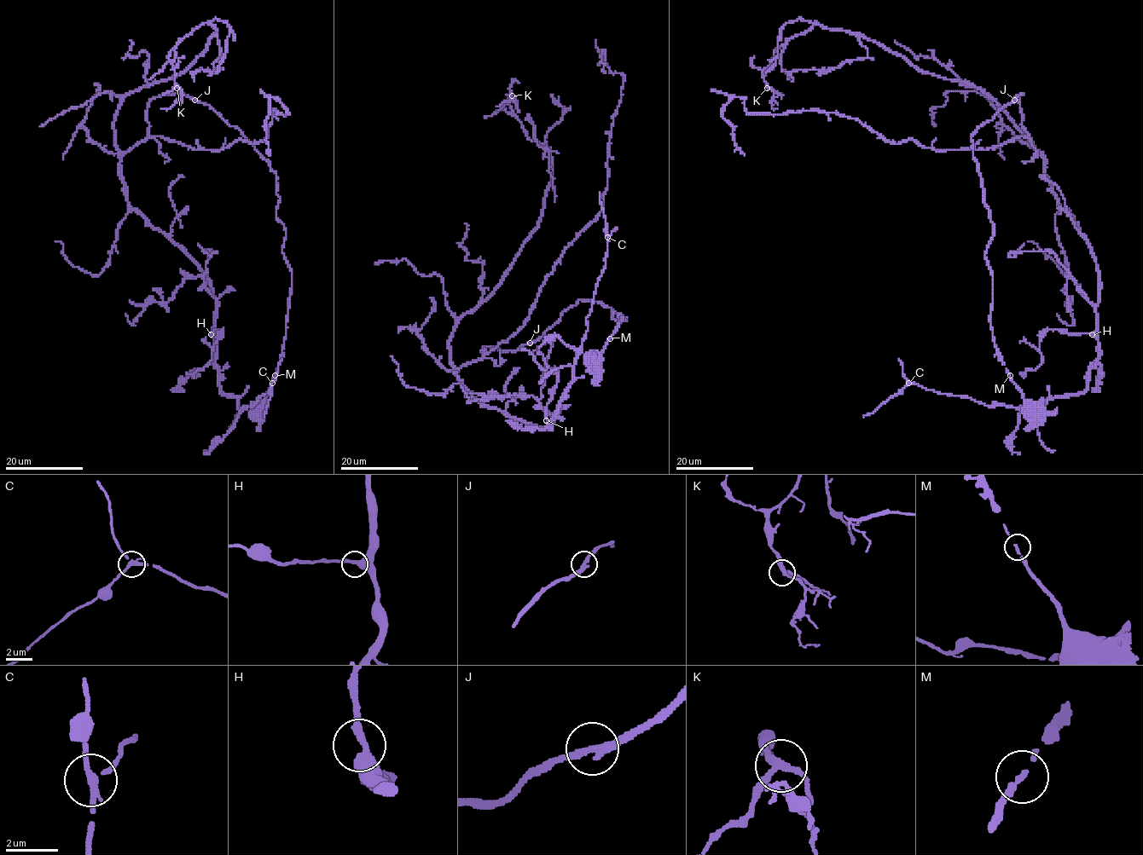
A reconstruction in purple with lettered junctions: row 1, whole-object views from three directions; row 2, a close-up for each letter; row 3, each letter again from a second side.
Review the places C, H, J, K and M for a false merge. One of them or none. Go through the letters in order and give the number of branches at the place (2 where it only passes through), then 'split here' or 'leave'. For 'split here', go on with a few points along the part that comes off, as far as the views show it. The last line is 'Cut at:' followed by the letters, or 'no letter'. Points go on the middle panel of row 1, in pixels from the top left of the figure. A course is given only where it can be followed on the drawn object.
C: branches 2; leave
H: branches 2; leave
J: branches 2; leave
K: branches 3; leave
M: branches 2; leave
Cut at: no letter

